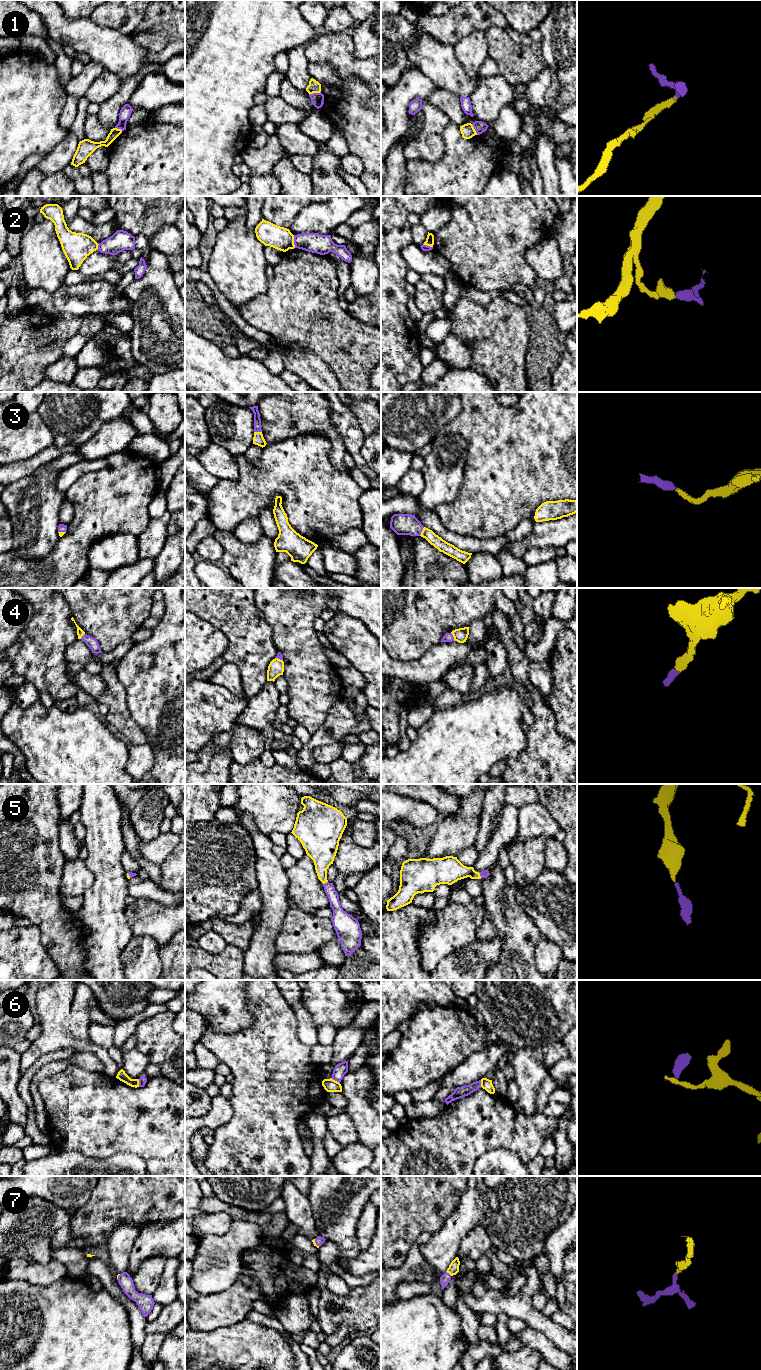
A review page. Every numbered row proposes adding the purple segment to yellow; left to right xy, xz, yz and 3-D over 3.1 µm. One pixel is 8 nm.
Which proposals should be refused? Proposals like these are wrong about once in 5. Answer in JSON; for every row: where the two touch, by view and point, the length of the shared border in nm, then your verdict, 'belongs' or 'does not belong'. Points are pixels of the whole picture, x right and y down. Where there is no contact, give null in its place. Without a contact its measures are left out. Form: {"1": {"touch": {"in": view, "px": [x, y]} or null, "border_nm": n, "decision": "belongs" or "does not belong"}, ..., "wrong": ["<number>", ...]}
{"1": {"touch": {"in": "xz", "px": [314, 92]}, "border_nm": 100, "decision": "does not belong"}, "2": {"touch": {"in": "xz", "px": [293, 241]}, "border_nm": 110, "decision": "does not belong"}, "3": {"touch": {"in": "yz", "px": [422, 531]}, "border_nm": 80, "decision": "belongs"}, "4": {"touch": {"in": "yz", "px": [453, 636]}, "border_nm": 80, "decision": "belongs"}, "5": {"touch": {"in": "xz", "px": [325, 882]}, "border_nm": 50, "decision": "belongs"}, "6": {"touch": {"in": "xz", "px": [334, 1080]}, "border_nm": 80, "decision": "does not belong"}, "7": {"touch": {"in": "yz", "px": [449, 1273]}, "border_nm": 60, "decision": "belongs"}, "wrong": ["1", "2", "6"]}

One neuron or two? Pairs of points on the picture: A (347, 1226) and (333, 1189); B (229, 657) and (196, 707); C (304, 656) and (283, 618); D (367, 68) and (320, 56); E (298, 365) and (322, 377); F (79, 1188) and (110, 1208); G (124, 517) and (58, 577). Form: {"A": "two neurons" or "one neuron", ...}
{"A": "one neuron", "B": "two neurons", "C": "one neuron", "D": "one neuron", "E": "one neuron", "F": "two neurons", "G": "one neuron"}

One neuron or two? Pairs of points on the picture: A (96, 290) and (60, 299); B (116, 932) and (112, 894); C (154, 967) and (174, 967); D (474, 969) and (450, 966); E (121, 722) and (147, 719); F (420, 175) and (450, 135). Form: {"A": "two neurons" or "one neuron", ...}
{"A": "one neuron", "B": "one neuron", "C": "two neurons", "D": "one neuron", "E": "two neurons", "F": "one neuron"}

